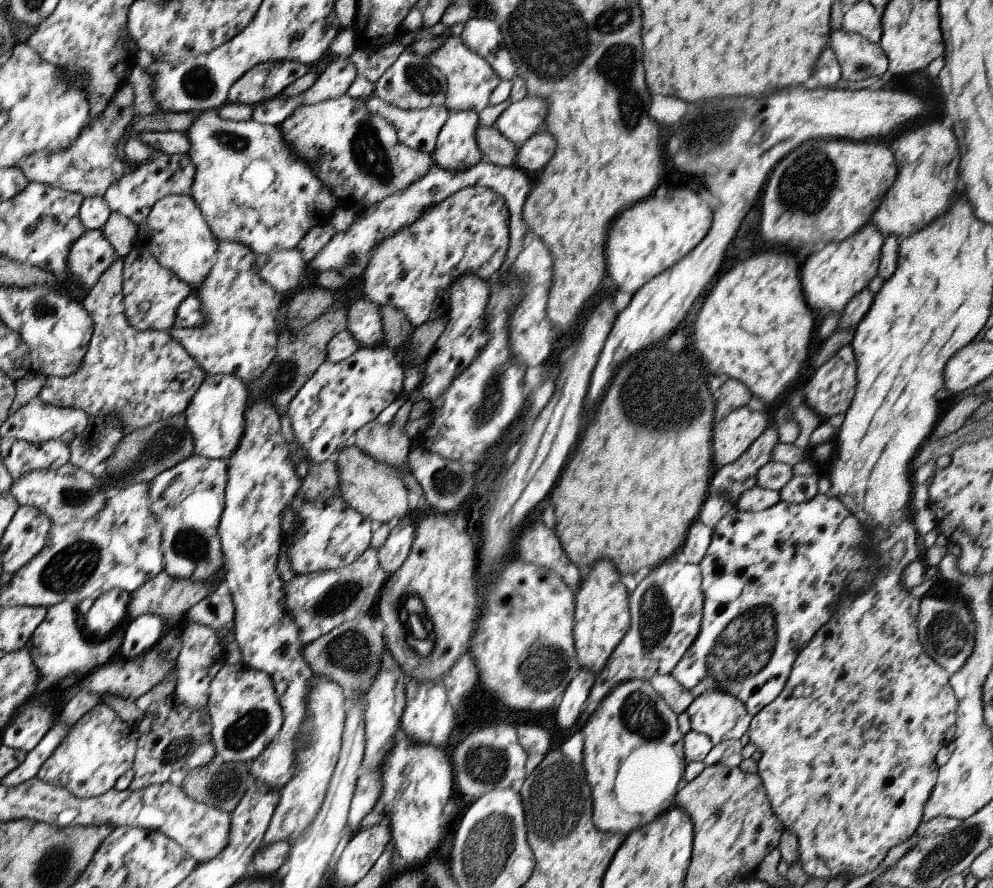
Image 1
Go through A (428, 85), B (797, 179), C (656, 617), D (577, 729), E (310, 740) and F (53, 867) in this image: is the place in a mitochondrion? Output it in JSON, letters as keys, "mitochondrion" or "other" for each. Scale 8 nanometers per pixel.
{"A":"mitochondrion","B":"mitochondrion","C":"mitochondrion","D":"other","E":"mitochondrion","F":"mitochondrion"}

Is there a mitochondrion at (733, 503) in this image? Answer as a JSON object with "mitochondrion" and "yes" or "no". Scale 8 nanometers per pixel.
{"mitochondrion":"no"}

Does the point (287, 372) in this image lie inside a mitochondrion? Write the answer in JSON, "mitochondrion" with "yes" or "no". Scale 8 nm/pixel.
{"mitochondrion":"yes"}

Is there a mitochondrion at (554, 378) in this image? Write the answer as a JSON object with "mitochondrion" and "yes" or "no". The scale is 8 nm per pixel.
{"mitochondrion":"no"}

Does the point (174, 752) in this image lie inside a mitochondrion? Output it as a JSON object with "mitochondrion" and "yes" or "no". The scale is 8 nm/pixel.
{"mitochondrion":"yes"}

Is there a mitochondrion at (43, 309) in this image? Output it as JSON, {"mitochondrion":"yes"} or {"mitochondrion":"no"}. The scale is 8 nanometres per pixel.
{"mitochondrion":"yes"}

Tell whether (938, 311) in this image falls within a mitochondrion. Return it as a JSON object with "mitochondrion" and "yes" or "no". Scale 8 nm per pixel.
{"mitochondrion":"no"}

